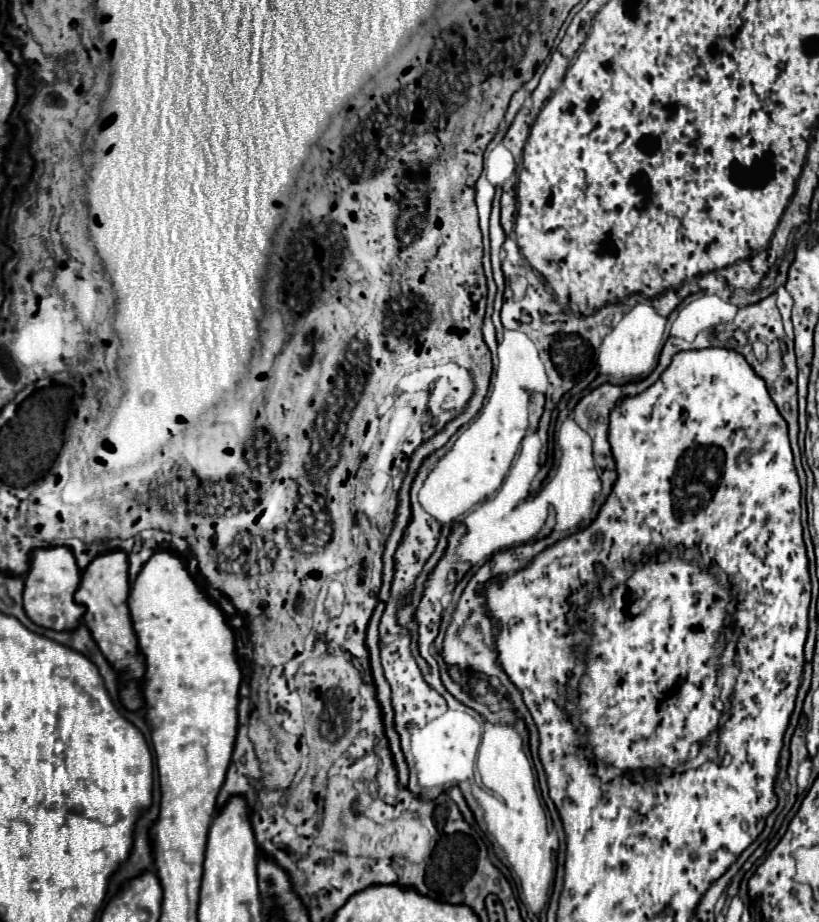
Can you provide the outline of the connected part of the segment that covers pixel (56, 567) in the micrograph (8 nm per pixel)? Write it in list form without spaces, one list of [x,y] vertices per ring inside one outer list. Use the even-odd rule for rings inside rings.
[[[52,547],[52,549],[36,549],[32,553],[30,573],[26,575],[24,585],[24,609],[26,615],[40,627],[48,627],[54,631],[72,631],[78,627],[86,609],[74,601],[74,593],[80,585],[80,569],[76,559],[68,547]]]

